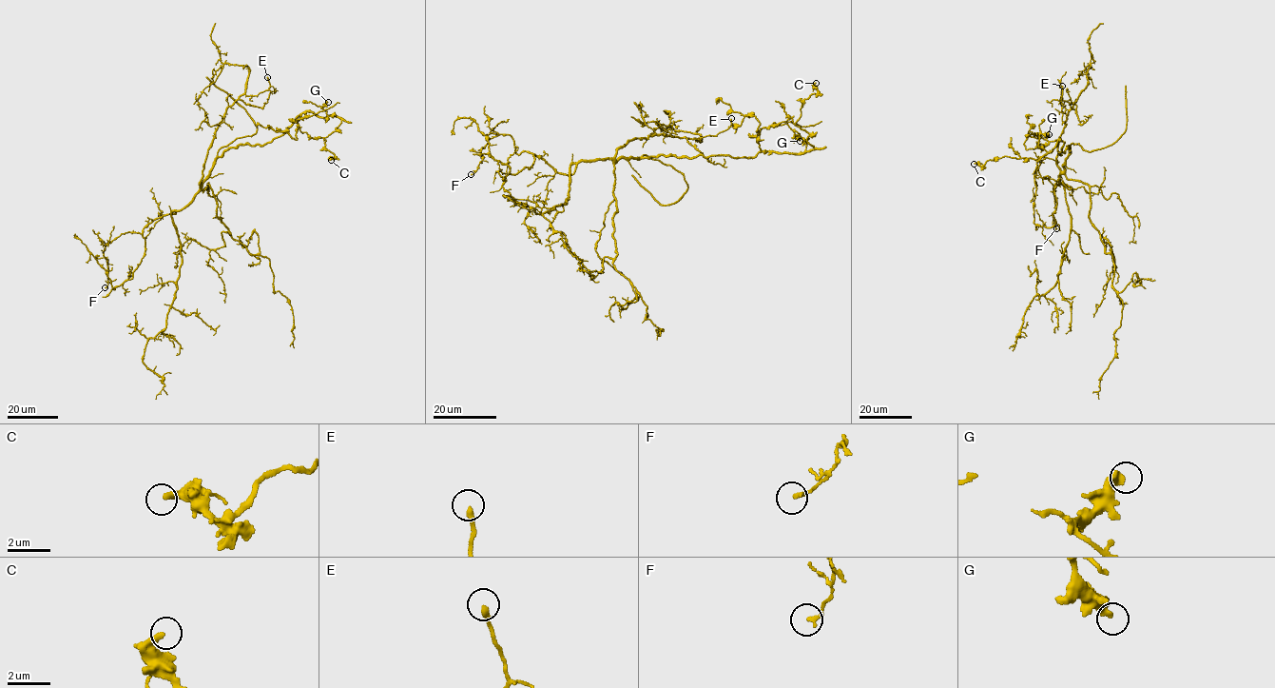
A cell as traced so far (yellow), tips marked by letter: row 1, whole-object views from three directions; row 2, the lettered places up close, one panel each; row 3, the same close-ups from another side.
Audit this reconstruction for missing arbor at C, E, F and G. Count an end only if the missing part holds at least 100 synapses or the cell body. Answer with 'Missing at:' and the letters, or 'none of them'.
Missing at: none of them

